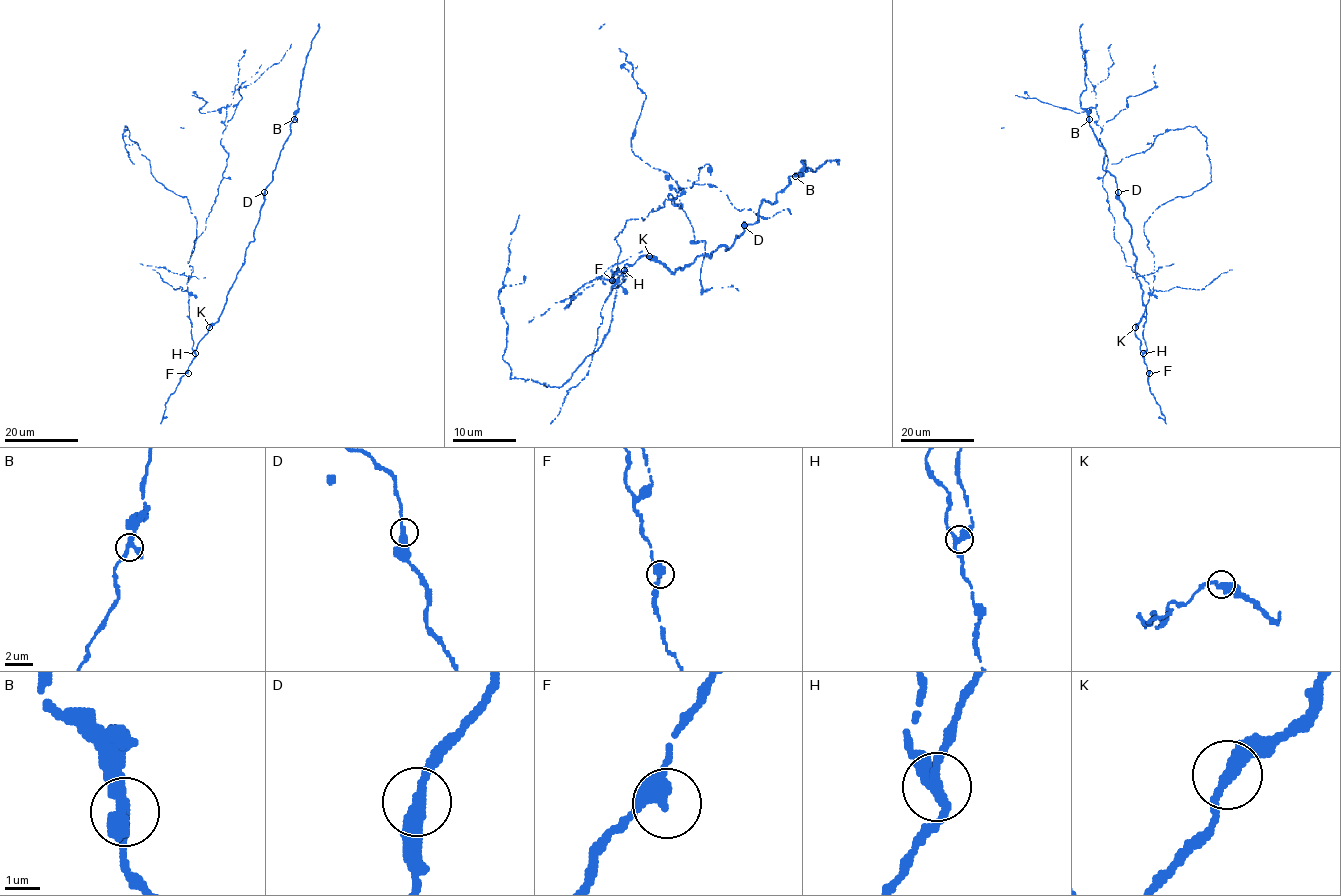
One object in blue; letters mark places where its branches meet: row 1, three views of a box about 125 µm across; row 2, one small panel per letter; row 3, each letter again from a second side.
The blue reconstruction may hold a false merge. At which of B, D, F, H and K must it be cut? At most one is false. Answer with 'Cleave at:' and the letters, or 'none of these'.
Cleave at: H

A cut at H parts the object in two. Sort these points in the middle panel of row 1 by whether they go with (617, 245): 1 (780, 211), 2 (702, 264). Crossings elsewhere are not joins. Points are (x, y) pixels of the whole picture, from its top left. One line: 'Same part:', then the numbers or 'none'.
Same part: 1, 2

